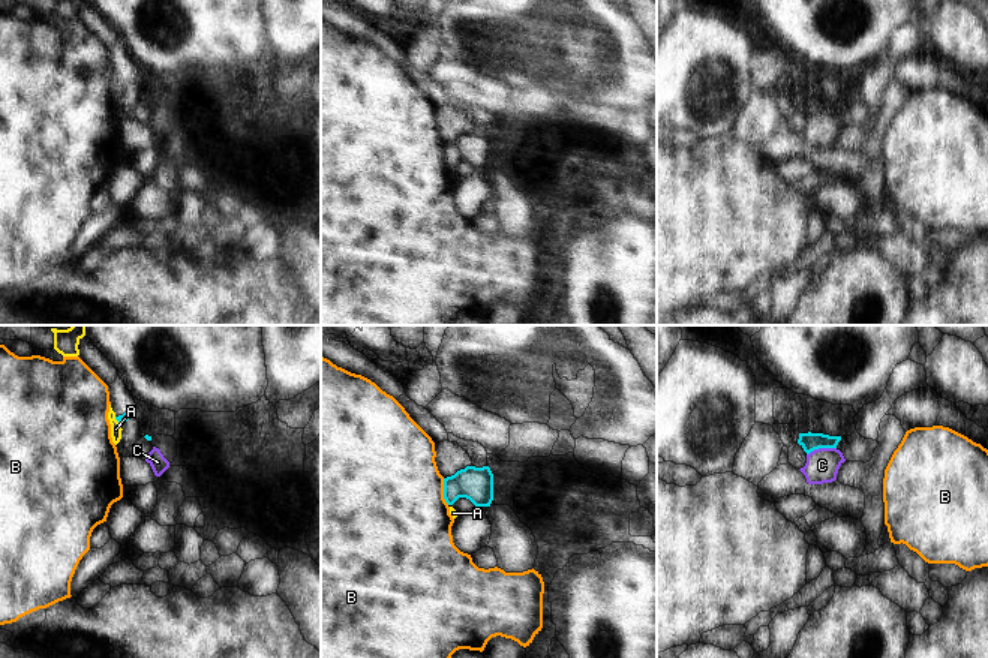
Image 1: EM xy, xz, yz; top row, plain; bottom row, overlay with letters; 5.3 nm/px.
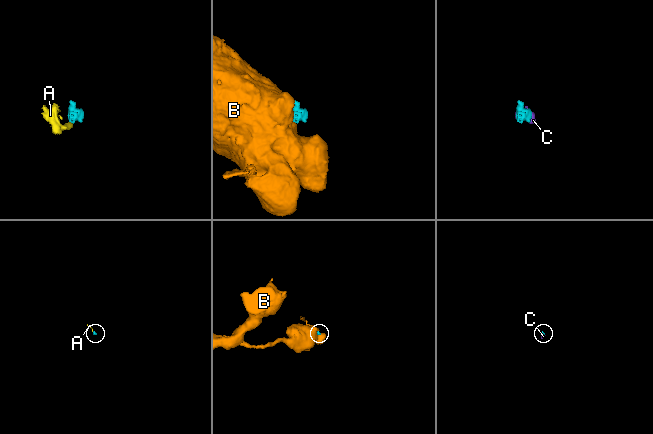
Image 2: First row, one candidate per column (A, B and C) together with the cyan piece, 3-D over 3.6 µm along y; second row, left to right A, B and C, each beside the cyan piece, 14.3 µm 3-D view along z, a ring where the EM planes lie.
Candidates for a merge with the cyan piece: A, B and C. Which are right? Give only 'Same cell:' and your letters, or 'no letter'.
Same cell: no letter

